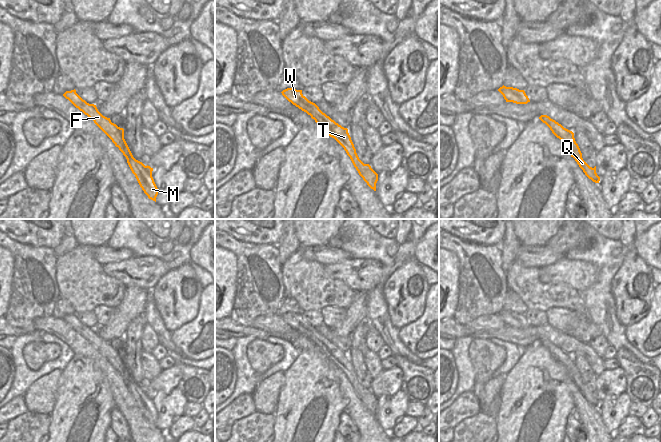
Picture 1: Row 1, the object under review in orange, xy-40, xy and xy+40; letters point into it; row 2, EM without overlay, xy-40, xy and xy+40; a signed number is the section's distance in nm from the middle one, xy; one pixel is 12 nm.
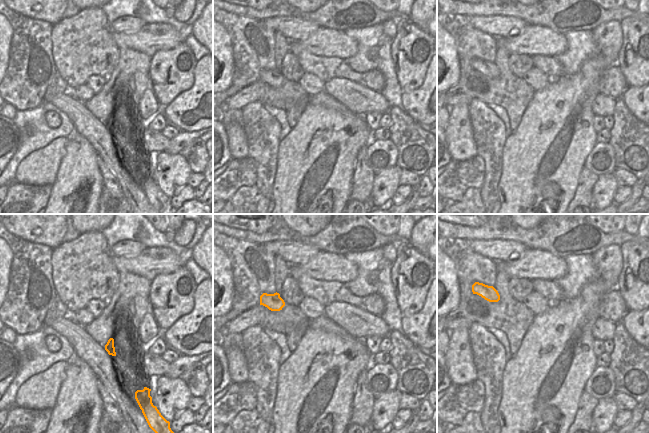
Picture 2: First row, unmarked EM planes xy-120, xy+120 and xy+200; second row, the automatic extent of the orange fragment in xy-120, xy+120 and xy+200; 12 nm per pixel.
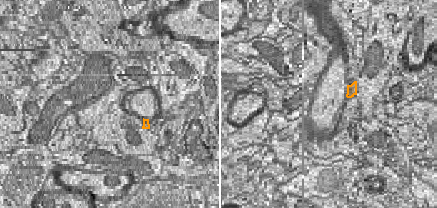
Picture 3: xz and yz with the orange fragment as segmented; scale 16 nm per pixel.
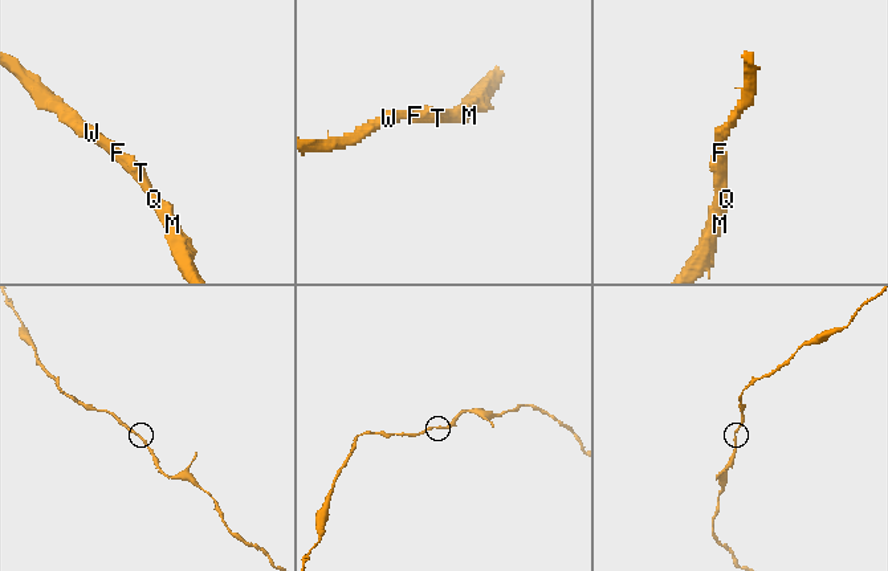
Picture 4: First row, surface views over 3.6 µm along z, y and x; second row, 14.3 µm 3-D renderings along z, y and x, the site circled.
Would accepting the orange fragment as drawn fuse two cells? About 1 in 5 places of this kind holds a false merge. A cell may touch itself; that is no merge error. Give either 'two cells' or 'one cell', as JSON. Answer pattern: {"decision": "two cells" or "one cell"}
{"decision": "one cell"}

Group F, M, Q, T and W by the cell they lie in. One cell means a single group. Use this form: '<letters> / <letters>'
F M Q T W

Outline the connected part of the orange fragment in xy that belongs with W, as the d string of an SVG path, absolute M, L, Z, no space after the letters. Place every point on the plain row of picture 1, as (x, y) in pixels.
M287 312L281 317L289 326L310 339L319 350L325 353L330 361L334 362L344 372L359 399L371 413L376 415L378 398L371 392L369 388L364 388L359 383L354 368L348 357L348 353L342 351L325 337L323 337L315 327L309 325L302 318L302 314Z

